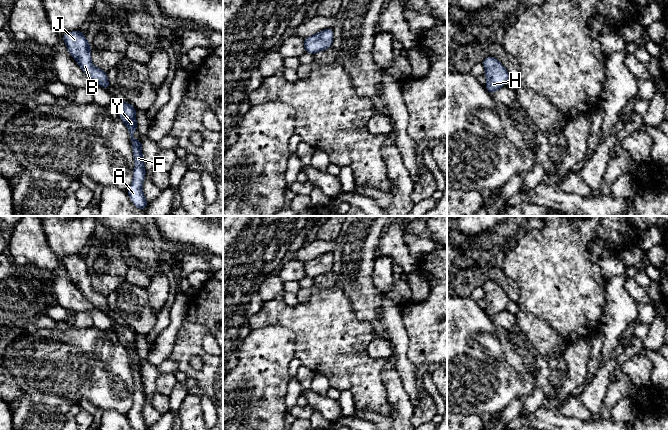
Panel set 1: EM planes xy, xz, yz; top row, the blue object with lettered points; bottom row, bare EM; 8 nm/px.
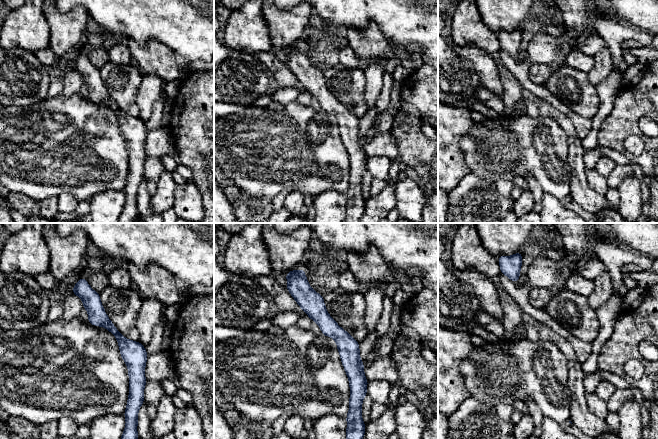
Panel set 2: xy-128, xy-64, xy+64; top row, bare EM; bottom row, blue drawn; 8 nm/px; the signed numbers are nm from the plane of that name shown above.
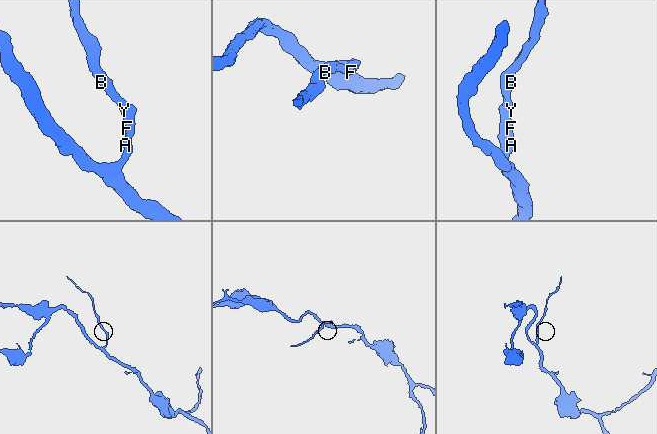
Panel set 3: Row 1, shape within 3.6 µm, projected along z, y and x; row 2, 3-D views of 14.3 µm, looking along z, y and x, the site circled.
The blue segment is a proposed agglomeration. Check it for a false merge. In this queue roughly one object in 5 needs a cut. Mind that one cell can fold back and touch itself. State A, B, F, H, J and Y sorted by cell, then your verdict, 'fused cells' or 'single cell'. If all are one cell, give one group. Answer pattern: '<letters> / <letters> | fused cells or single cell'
A B F H J Y | single cell

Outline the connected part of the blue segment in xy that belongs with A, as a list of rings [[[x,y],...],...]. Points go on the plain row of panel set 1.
[[[115,323],[114,332],[118,335],[120,343],[124,346],[128,352],[132,372],[133,380],[135,384],[135,390],[133,393],[133,405],[128,412],[127,416],[129,422],[132,424],[134,430],[147,430],[145,419],[142,415],[144,402],[146,400],[144,381],[142,378],[142,366],[139,366],[133,357],[137,352],[136,346],[136,332],[131,327],[125,327]]]

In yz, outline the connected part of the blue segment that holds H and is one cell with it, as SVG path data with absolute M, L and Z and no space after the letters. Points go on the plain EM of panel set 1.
M492 280L486 281L482 287L486 300L485 311L489 317L493 318L506 309L510 299L501 286Z

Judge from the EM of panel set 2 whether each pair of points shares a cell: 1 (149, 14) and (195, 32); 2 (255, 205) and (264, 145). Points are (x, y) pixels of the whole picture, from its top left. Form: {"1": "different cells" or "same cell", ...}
{"1": "same cell", "2": "different cells"}

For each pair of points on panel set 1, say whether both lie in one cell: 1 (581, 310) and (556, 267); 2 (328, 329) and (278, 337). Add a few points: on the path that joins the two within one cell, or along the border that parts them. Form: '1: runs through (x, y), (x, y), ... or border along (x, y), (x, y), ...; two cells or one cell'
1: runs through (571, 299), (559, 278); one cell
2: border along (272, 325), (286, 326), (294, 333), (294, 356); two cells

